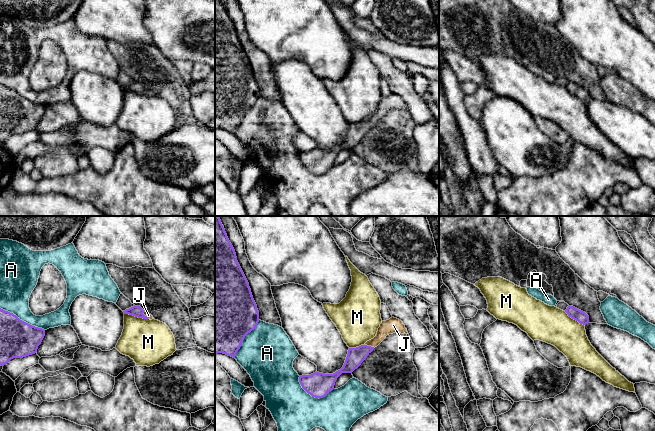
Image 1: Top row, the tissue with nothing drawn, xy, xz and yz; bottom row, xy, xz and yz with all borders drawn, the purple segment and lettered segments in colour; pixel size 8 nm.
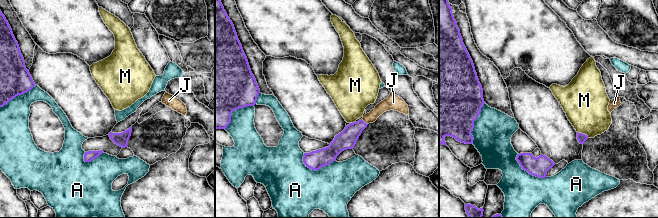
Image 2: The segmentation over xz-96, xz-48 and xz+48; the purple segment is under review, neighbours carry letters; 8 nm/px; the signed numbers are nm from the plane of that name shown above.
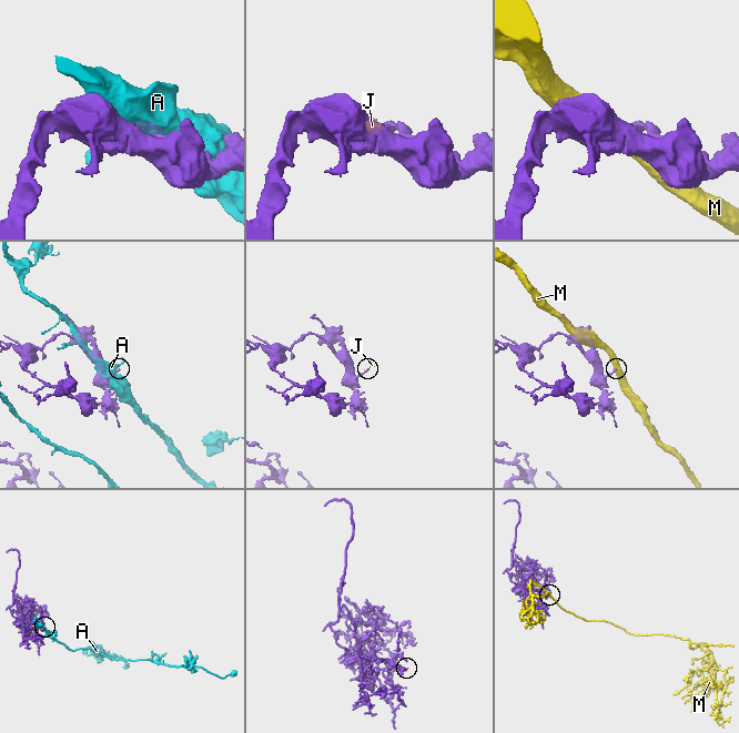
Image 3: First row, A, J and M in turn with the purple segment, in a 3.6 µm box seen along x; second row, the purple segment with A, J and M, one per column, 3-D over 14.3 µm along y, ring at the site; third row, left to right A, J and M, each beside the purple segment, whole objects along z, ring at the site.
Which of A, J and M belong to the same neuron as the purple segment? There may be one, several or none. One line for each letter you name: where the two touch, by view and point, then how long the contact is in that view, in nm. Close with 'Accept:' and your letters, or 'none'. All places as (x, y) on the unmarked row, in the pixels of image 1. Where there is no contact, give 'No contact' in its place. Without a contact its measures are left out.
J: Touches purple at xz (370, 122). Shared border 80 nm
Accept: J

